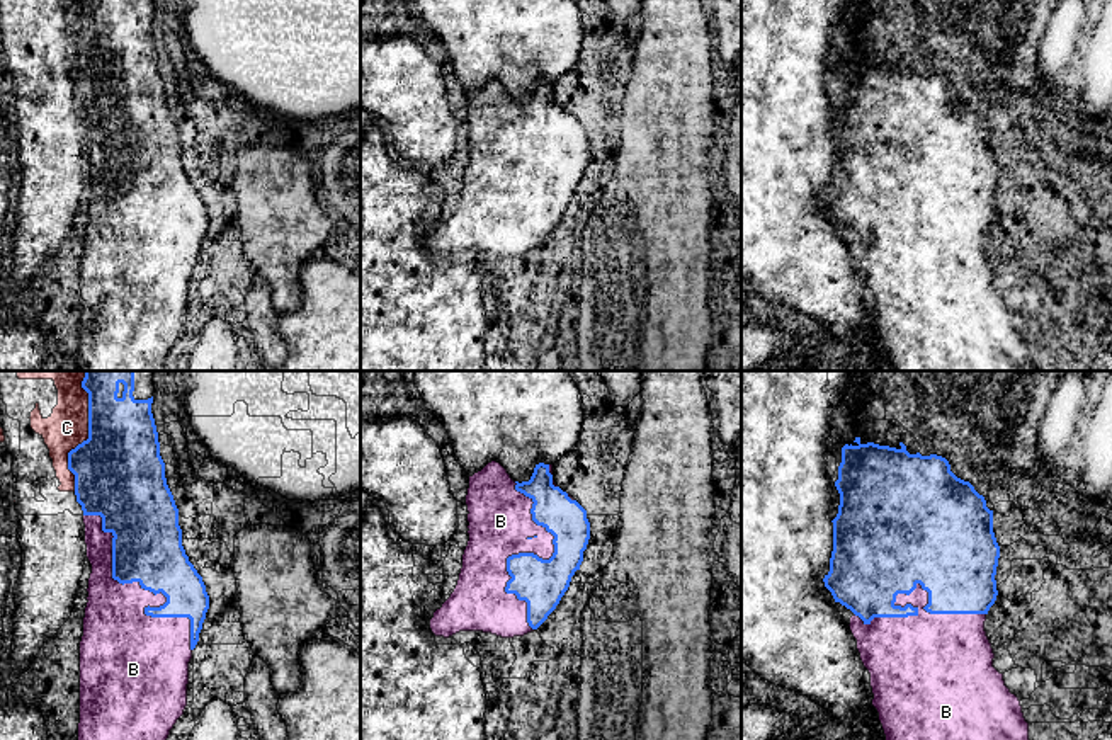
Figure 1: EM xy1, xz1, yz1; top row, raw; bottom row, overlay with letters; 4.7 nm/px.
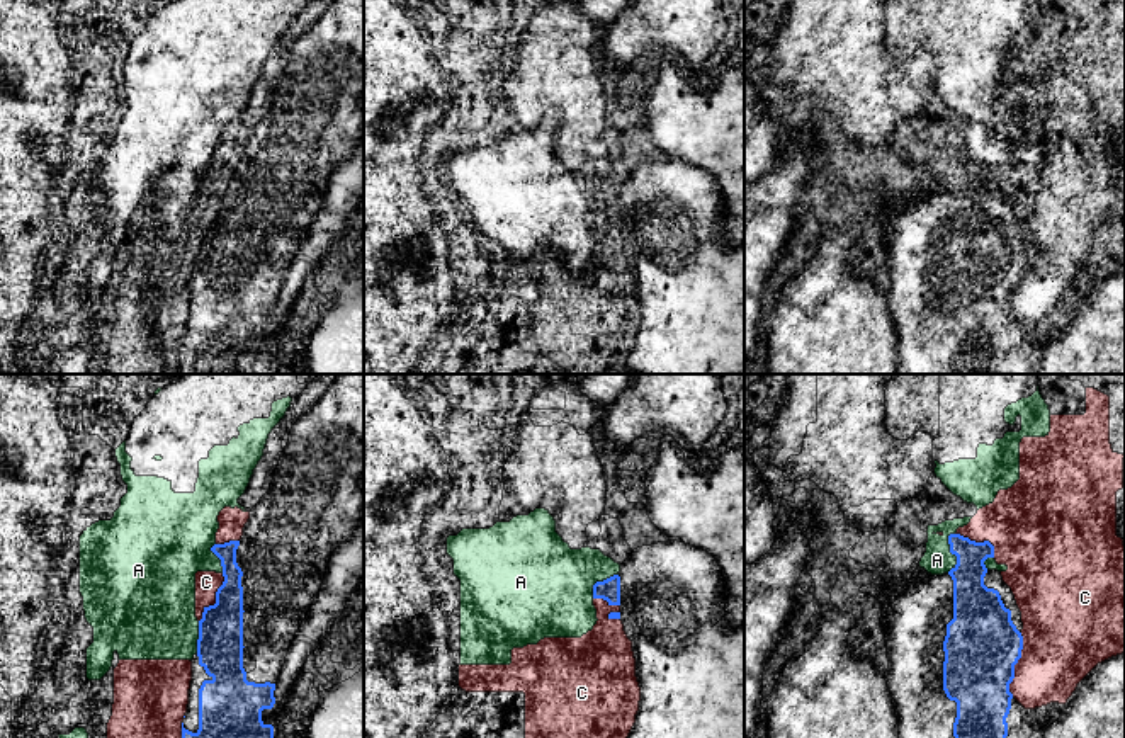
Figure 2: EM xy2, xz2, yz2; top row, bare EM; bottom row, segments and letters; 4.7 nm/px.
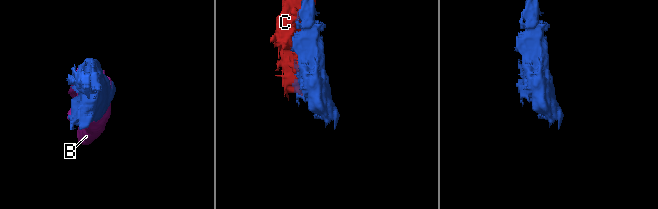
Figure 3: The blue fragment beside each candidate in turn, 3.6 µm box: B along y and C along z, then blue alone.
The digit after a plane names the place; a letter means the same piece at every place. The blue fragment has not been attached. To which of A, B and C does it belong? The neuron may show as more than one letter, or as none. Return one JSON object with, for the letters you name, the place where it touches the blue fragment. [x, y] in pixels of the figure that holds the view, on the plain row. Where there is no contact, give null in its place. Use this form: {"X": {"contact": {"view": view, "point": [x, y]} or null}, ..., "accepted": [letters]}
{"B": {"contact": {"view": "xy1", "point": [150, 210]}}, "accepted": ["B"]}

